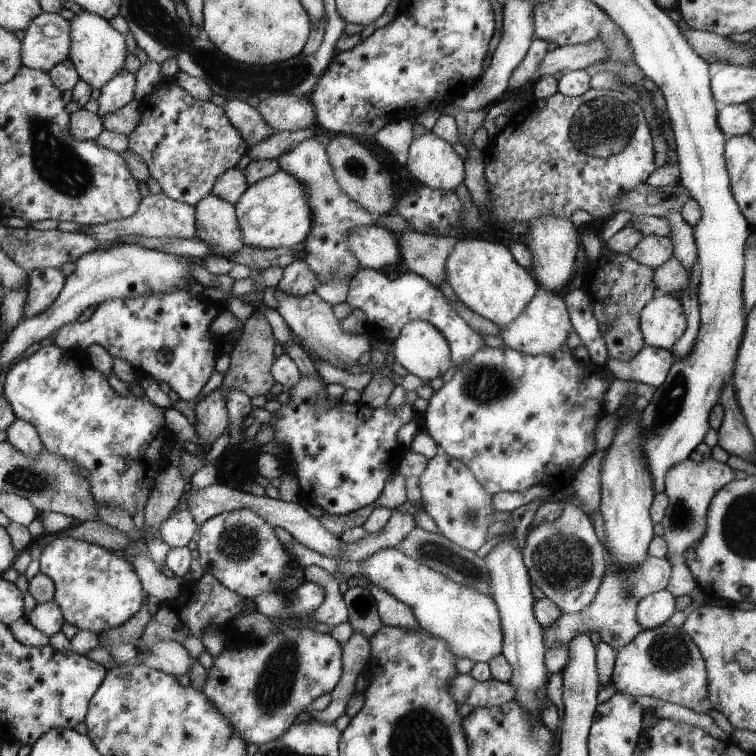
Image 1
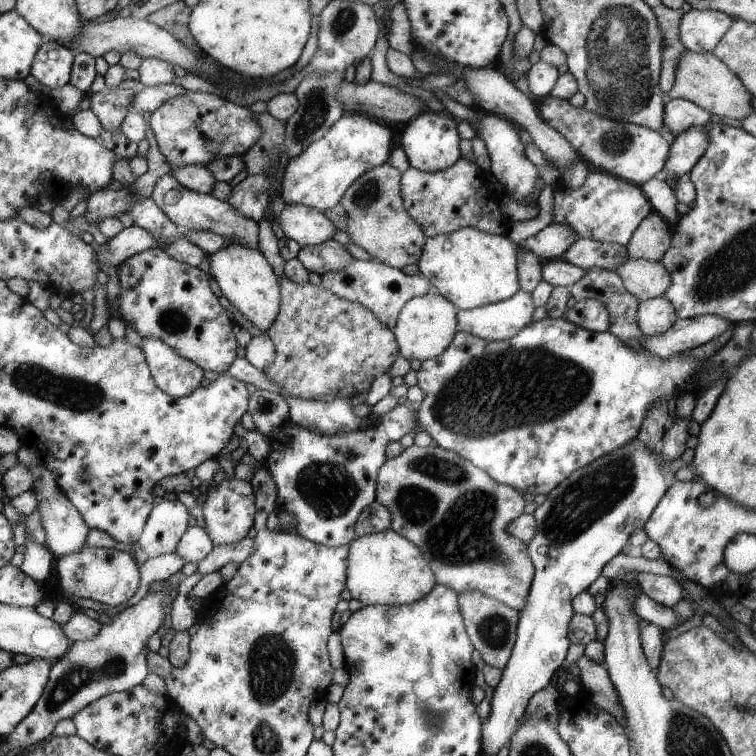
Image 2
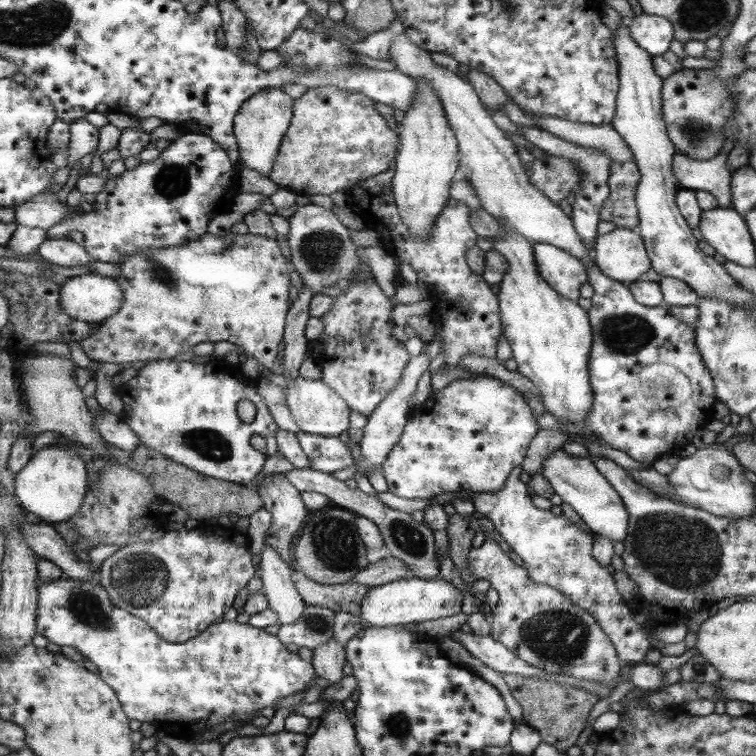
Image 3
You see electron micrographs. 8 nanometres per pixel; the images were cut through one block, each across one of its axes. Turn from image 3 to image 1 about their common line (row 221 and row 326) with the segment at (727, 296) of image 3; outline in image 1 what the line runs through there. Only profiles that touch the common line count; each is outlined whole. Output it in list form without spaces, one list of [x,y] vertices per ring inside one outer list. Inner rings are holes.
[[[657,295],[641,308],[638,327],[646,346],[670,350],[686,331],[686,312],[679,300]]]

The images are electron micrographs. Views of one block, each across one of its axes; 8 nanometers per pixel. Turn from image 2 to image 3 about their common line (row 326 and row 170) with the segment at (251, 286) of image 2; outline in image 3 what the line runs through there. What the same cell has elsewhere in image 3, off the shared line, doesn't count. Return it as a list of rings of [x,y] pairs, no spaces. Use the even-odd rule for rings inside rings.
[[[280,87],[263,88],[243,102],[233,117],[233,133],[237,138],[238,152],[247,168],[269,175],[277,156],[286,128],[293,116],[293,102]]]

